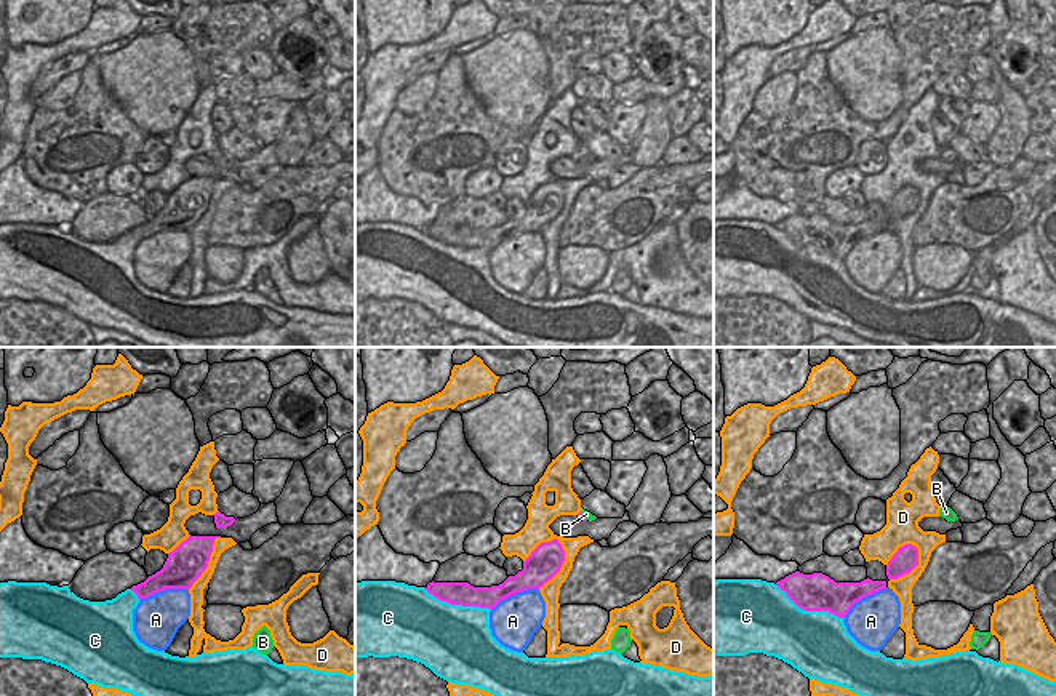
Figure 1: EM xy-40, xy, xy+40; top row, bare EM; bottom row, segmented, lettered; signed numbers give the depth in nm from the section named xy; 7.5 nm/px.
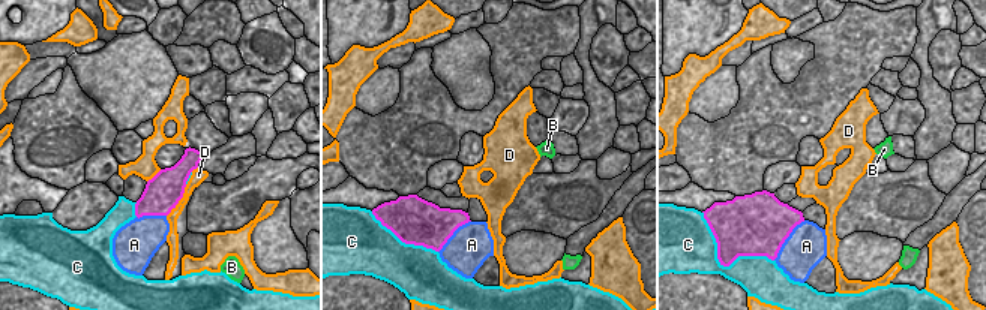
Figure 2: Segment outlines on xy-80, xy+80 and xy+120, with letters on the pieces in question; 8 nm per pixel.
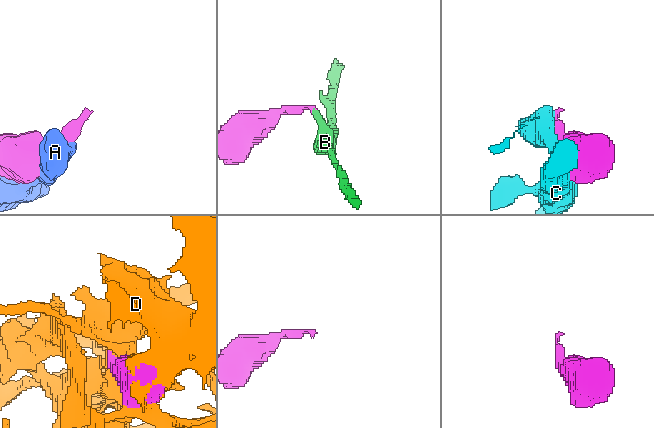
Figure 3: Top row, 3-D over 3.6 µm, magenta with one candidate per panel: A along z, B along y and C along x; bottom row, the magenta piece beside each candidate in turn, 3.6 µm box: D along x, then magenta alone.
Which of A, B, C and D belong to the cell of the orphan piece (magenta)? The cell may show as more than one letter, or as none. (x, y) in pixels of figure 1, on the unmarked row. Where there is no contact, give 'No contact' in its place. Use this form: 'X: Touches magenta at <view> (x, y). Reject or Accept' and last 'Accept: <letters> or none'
A: Touches magenta at xy-40 (164, 231). Reject
B: Touches magenta at xy (584, 159). Accept
C: Touches magenta at xy+40 (808, 252). Reject
D: Touches magenta at xy (562, 205). Reject
Accept: B

